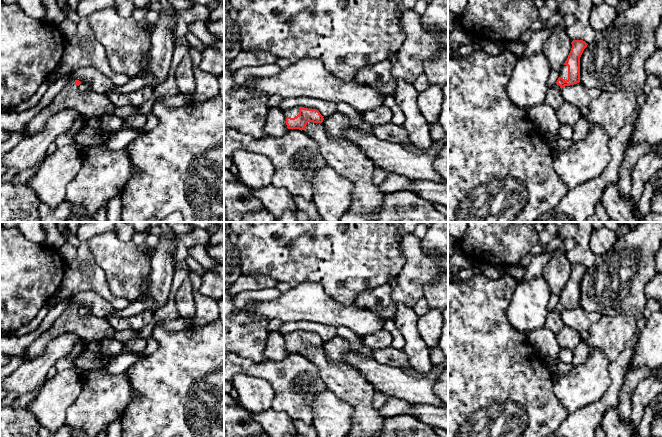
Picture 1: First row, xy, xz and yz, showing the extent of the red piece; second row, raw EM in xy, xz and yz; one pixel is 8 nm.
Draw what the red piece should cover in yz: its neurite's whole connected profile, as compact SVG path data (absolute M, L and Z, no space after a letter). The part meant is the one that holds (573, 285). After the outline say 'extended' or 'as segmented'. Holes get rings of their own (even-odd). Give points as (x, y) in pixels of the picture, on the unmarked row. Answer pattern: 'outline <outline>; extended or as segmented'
outline M583 264L572 265L571 275L560 293L559 302L556 308L548 313L545 327L555 335L565 326L561 320L562 312L580 306L580 281L587 269Z; extended

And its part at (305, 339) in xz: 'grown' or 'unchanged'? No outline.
grown

